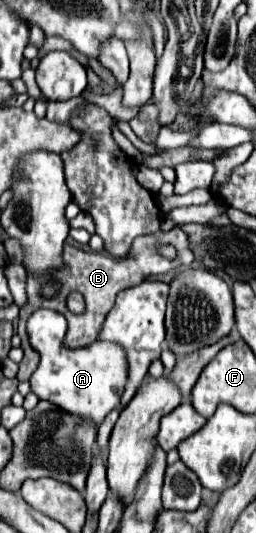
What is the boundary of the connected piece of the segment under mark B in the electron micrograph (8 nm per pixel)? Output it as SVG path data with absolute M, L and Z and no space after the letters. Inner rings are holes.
M173 228L171 232L157 232L157 234L149 234L149 236L141 236L137 240L133 240L133 252L129 252L125 258L115 260L113 256L105 256L105 254L97 254L97 252L85 252L81 248L73 248L73 246L65 246L63 250L63 268L53 272L61 282L63 288L59 290L59 296L53 300L43 300L39 296L39 286L37 284L37 274L27 270L27 304L21 308L21 312L33 312L35 308L53 308L59 314L63 314L67 318L67 334L65 334L65 346L67 348L81 348L81 346L89 346L99 330L101 330L101 322L105 320L105 314L109 314L109 310L115 304L115 298L121 290L127 290L131 286L141 284L143 280L147 280L149 276L157 276L157 274L165 274L169 270L175 270L177 266L191 266L193 264L193 252L189 248L189 238L181 228ZM163 244L171 244L175 246L175 260L169 260L165 256L159 254L159 248ZM69 292L79 292L85 298L85 312L83 314L73 314L67 310L67 296Z

